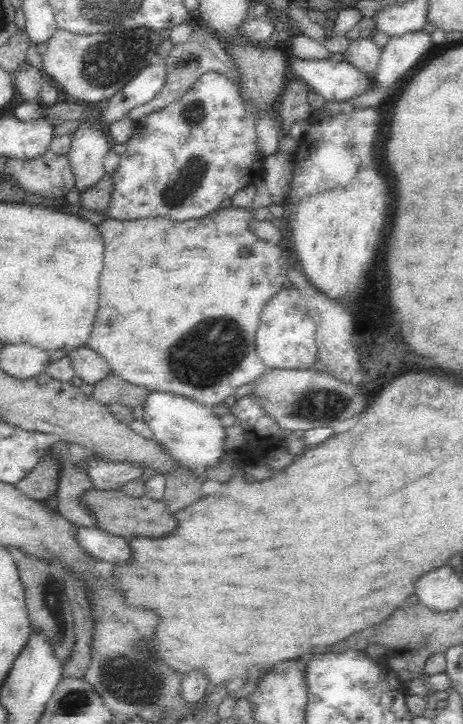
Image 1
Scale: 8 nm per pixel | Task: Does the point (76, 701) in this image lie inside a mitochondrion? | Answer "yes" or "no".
yes

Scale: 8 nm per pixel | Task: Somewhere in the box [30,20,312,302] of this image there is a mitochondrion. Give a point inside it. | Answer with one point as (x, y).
(107, 64)

